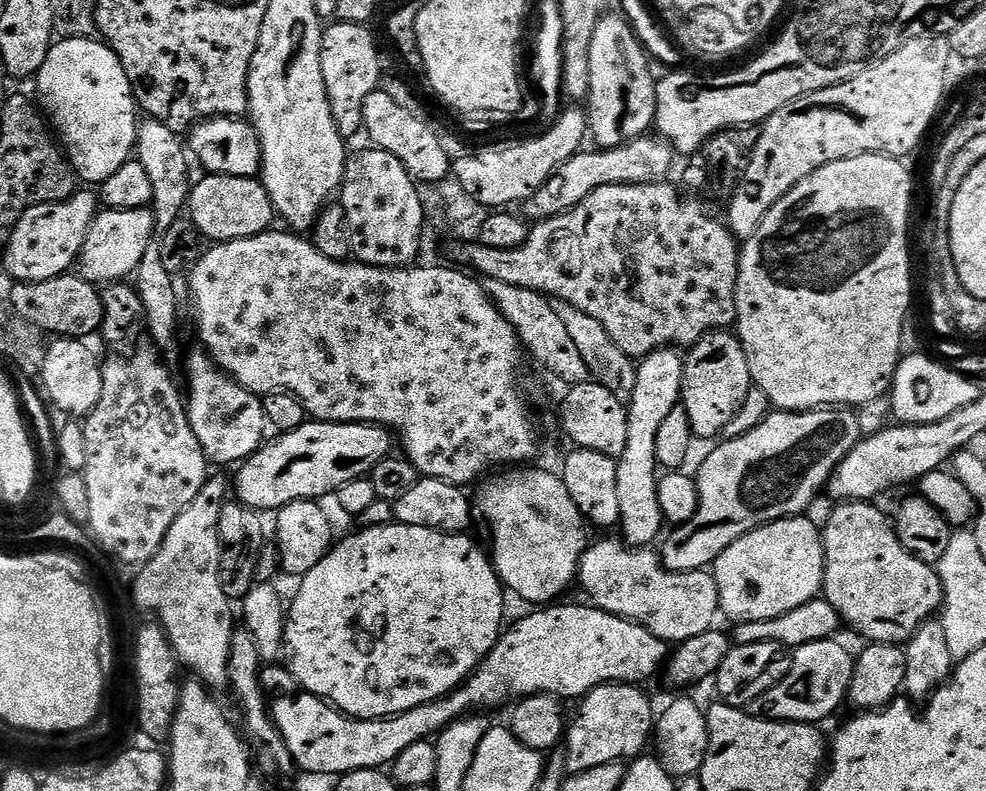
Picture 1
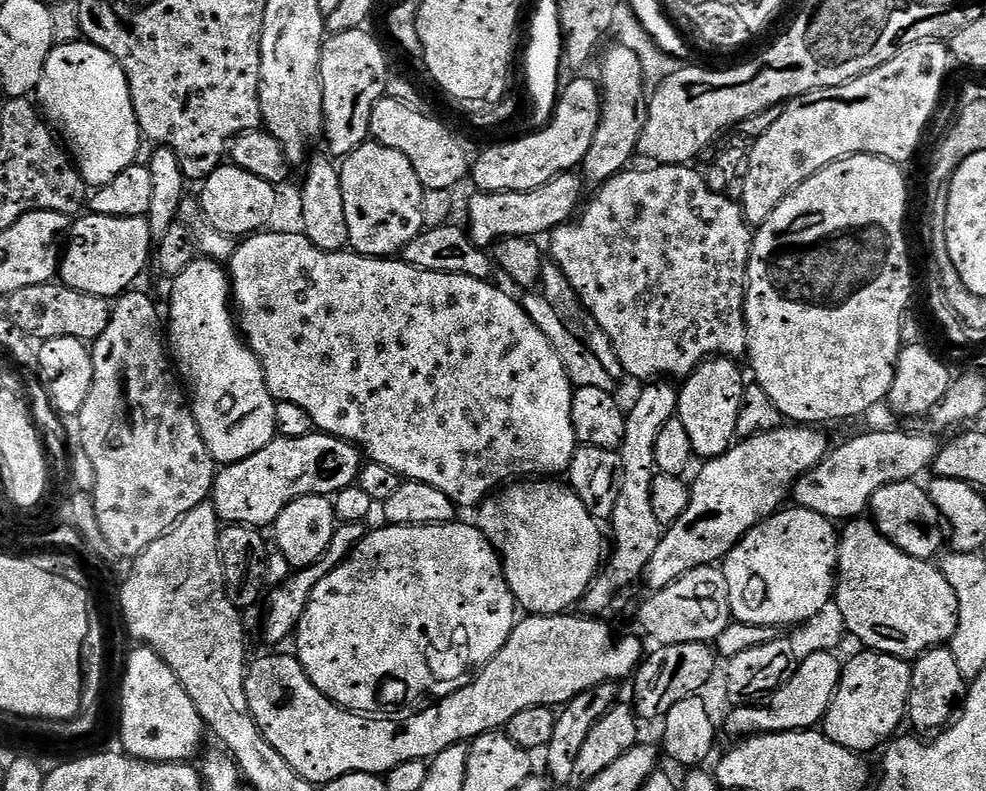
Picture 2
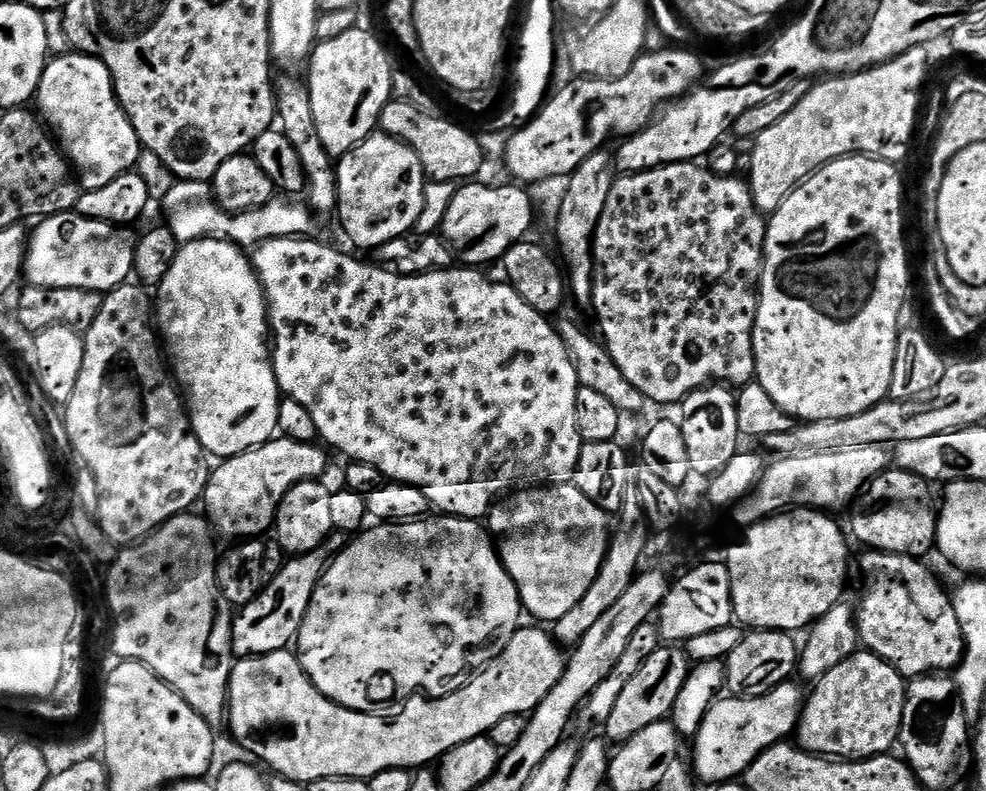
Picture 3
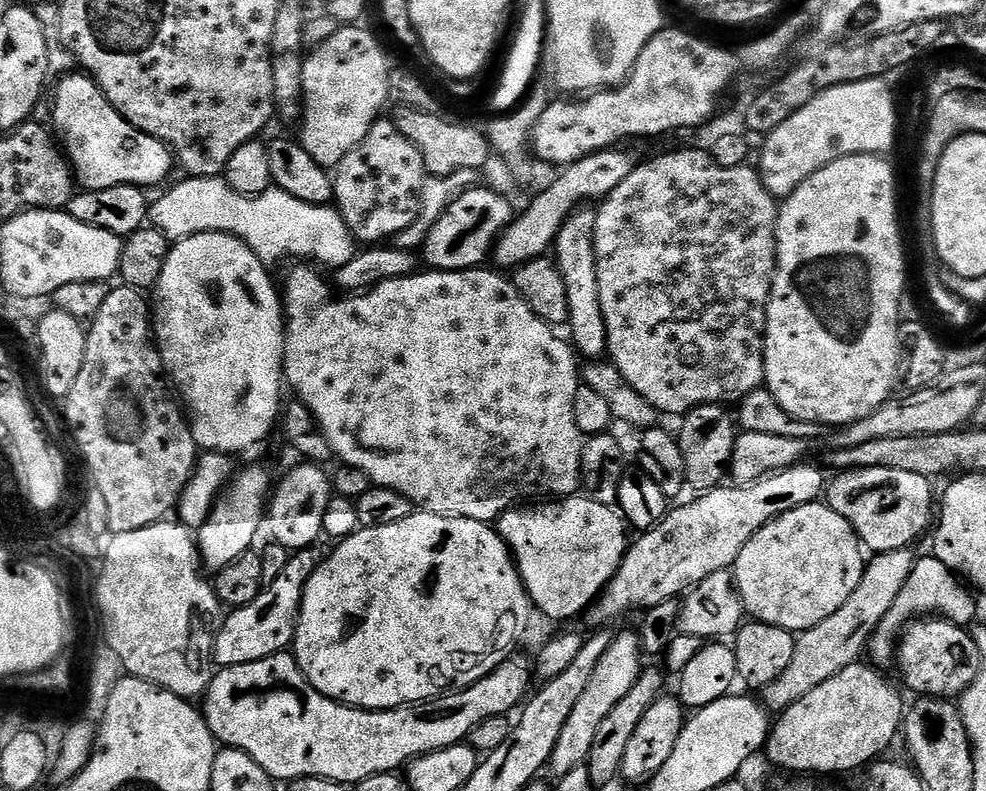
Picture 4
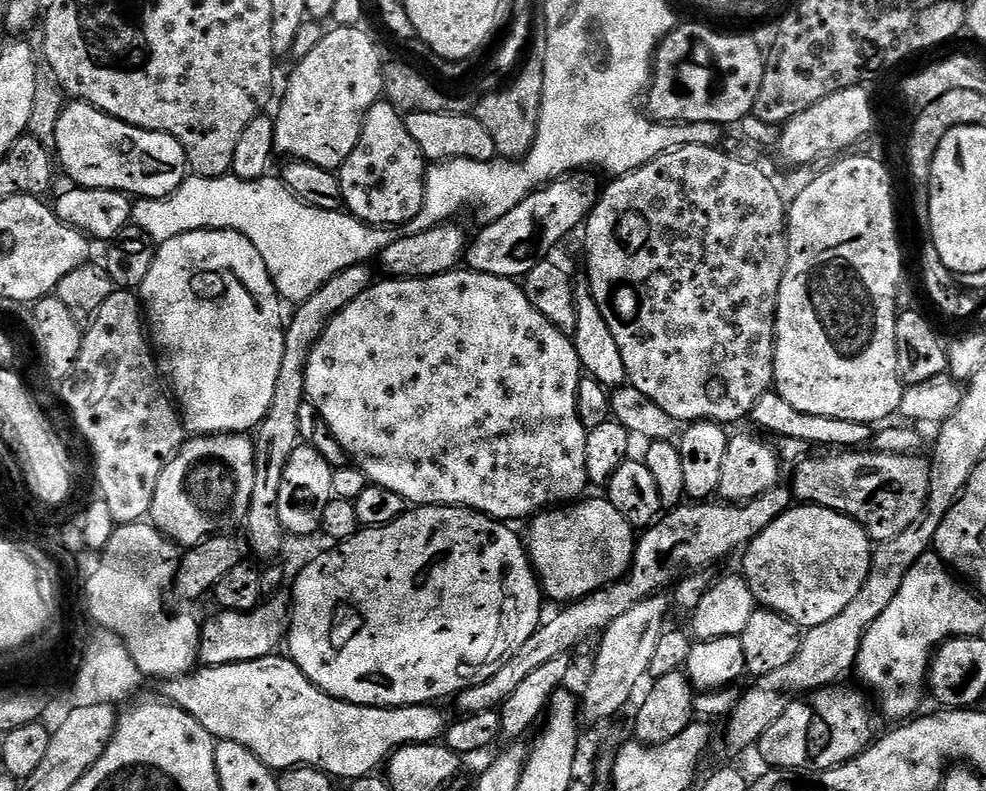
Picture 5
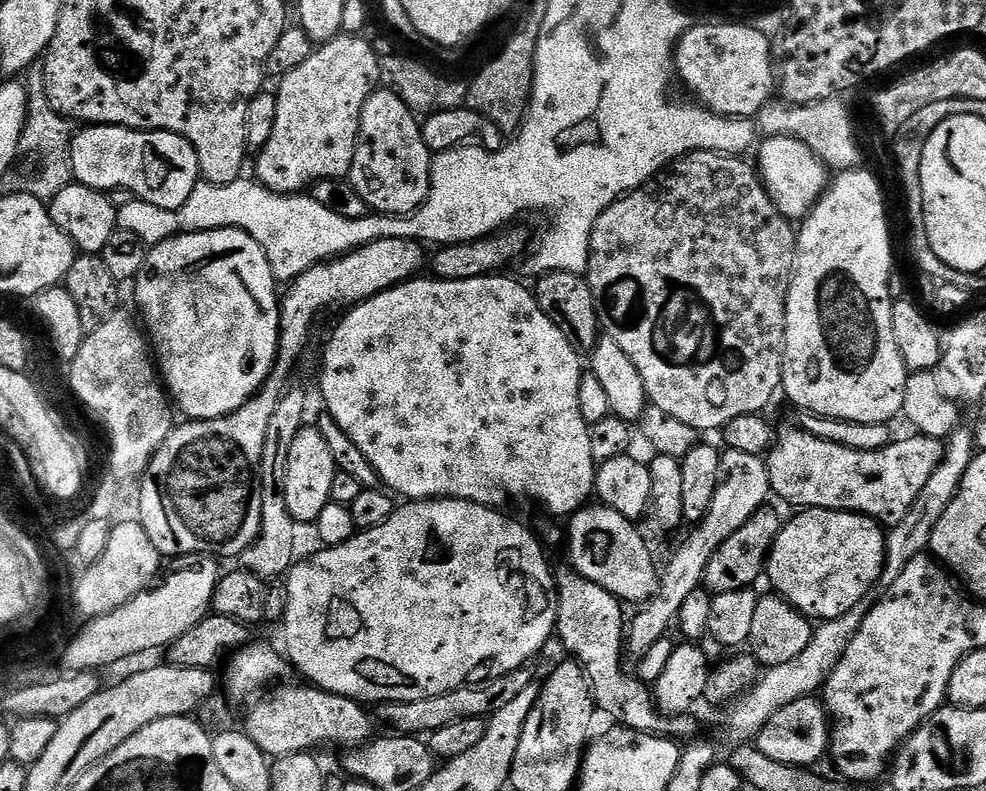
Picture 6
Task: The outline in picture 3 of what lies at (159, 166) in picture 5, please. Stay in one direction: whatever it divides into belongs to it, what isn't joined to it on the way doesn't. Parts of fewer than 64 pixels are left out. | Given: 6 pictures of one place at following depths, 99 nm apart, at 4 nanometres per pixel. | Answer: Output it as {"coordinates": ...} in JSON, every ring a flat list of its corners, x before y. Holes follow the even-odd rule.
{"coordinates":[[75,50,69,53,57,60,49,59,41,73,34,104,78,173,79,183,85,189,106,186,106,182,114,182,123,172,137,167,142,157,140,139,118,102,110,70,96,56,85,56]]}

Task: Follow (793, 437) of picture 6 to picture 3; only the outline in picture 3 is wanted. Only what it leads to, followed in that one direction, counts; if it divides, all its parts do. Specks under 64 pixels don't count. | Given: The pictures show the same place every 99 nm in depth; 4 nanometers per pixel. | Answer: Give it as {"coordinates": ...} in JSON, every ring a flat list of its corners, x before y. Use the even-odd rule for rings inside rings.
{"coordinates":[[887,470,881,473,872,483,864,488,859,497,856,509,852,512,851,535,861,540,868,550,888,552,891,556,914,556,917,558,927,557,928,551,936,548,936,521,938,508,932,505,932,492,929,481,918,478,909,472,899,470]]}

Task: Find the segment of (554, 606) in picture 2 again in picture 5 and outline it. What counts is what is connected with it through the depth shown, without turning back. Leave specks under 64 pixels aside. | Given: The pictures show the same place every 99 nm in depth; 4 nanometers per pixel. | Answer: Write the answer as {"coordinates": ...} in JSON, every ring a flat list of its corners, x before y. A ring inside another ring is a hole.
{"coordinates":[[606,498,600,500,581,499,579,502,572,502,567,507,560,506,555,510,545,510,533,517,526,535,526,547,528,559,532,566,537,580,540,582,543,595,559,602,571,602,581,600,599,588,607,588,609,584,624,579,628,575,628,569,632,567,632,556,636,552,637,533,630,522,614,510,614,506]]}

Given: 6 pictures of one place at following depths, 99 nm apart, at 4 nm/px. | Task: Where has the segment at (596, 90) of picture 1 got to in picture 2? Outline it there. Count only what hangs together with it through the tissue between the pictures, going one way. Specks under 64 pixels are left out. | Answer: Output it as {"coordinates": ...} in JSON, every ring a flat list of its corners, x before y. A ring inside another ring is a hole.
{"coordinates":[[617,42,611,46,608,57,600,64,600,125,594,134,594,142,590,142,590,150,586,150,586,158,582,165,583,179,587,183,589,180,592,186,605,184,631,165,628,163,631,162,632,155,637,155,640,132,644,128,644,118,648,115,642,65,638,62,638,57]]}

